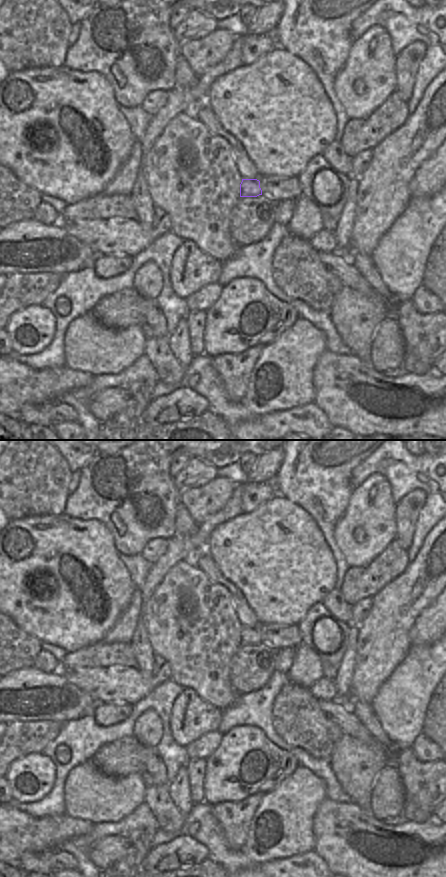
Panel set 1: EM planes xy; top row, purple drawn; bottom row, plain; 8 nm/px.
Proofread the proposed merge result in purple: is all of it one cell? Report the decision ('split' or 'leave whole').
leave whole

